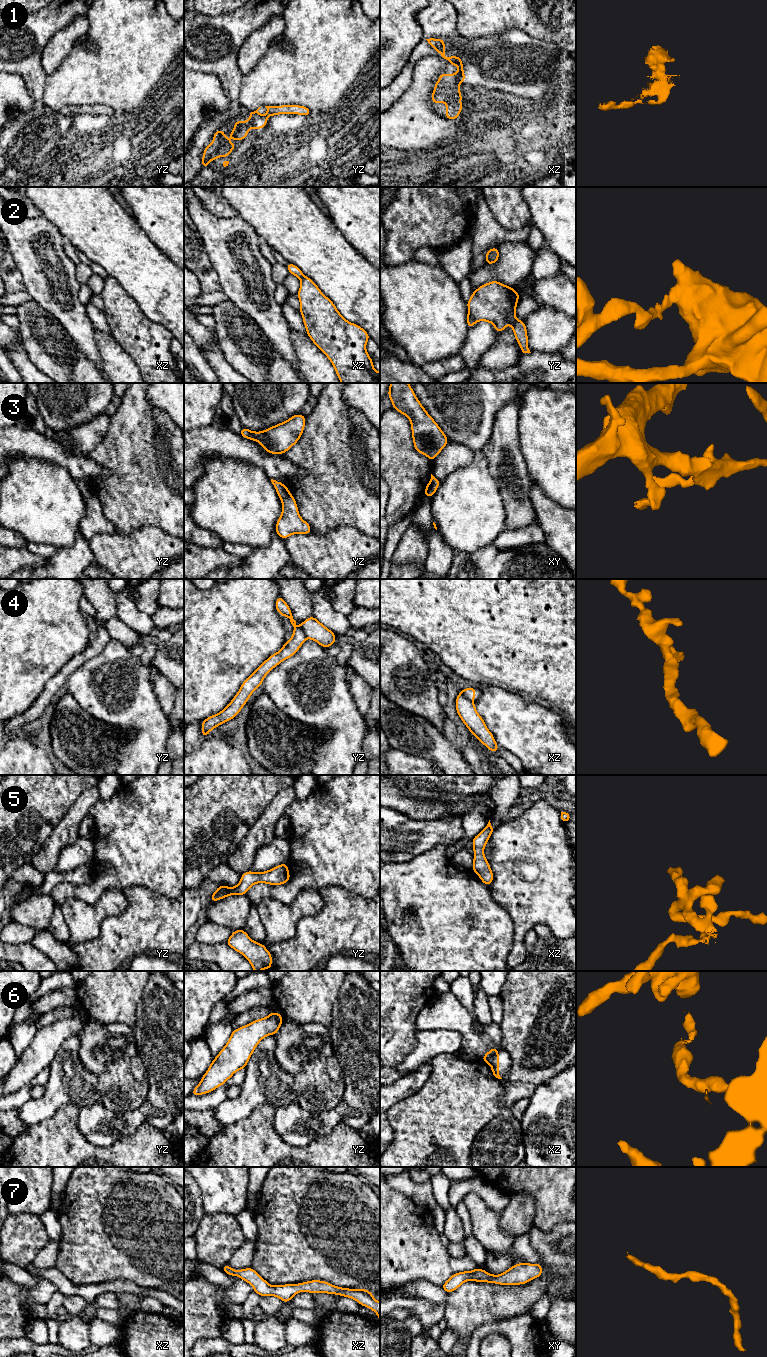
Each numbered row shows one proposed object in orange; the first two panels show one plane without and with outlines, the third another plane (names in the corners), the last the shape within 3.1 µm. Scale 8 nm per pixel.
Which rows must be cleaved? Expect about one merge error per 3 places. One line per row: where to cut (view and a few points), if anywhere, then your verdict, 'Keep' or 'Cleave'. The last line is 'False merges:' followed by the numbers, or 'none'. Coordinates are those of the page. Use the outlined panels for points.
1: Split along xz (458, 66), (462, 69), (459, 81). Cleave
2: Split along yz (468, 312), (475, 321). Cleave
3: No split. Keep
4: Split along xz (460, 691), (466, 697), (473, 700). Cleave
5: No split. Keep
6: Split along yz (268, 1015), (280, 1024). Cleave
7: No split. Keep
False merges: 1, 2, 4, 6

